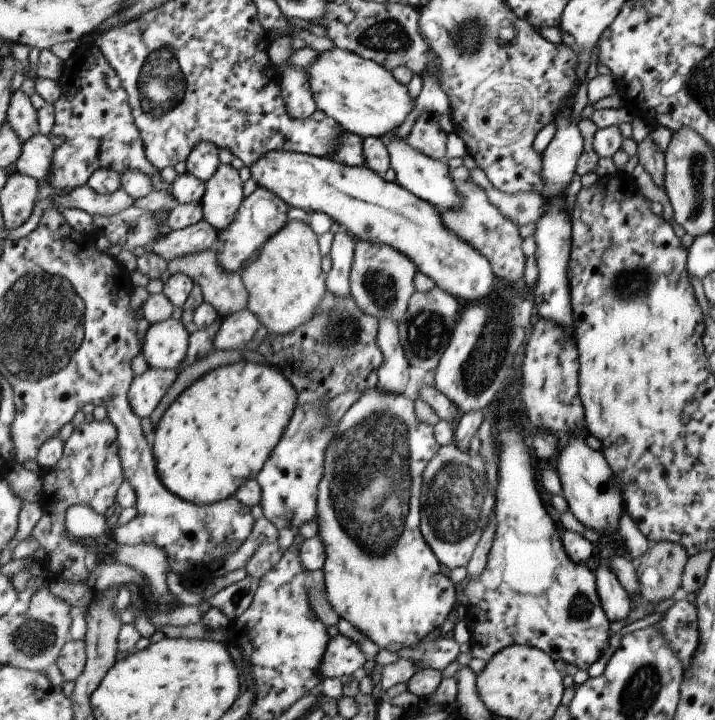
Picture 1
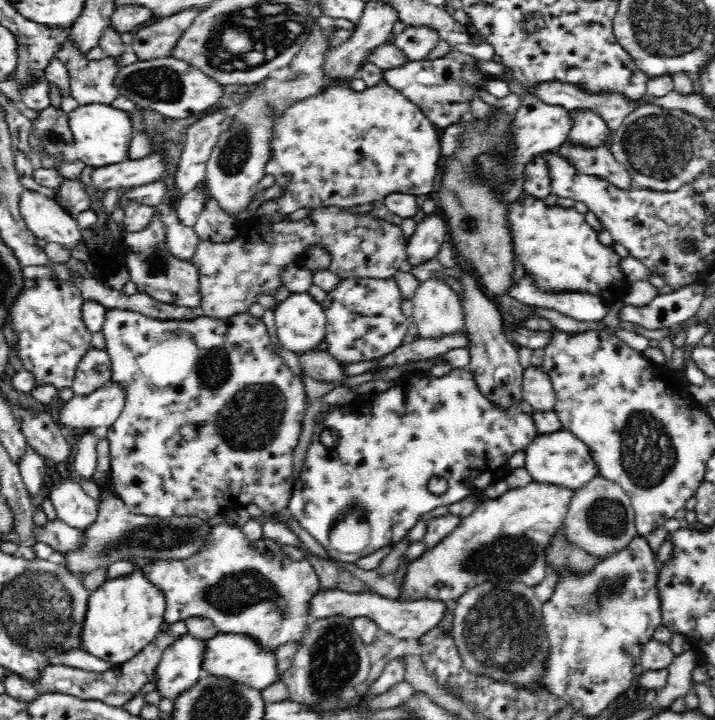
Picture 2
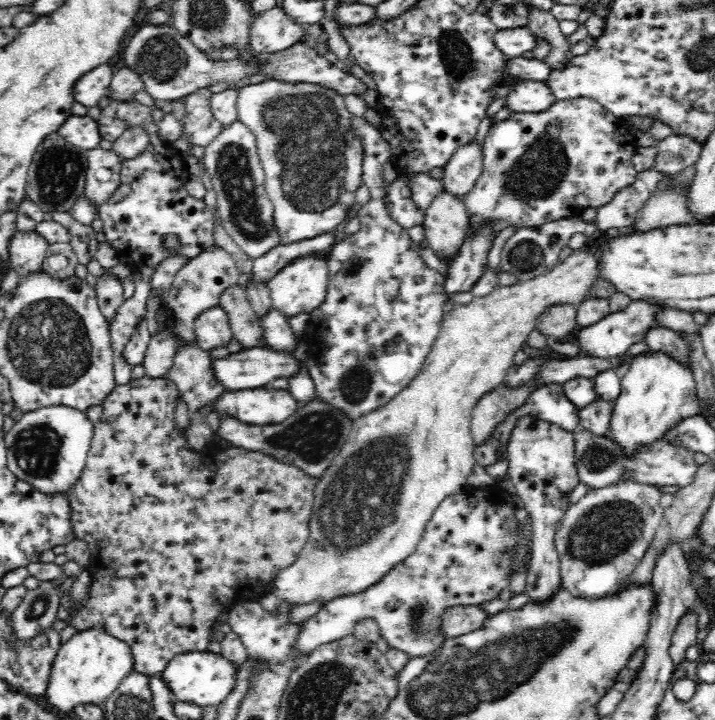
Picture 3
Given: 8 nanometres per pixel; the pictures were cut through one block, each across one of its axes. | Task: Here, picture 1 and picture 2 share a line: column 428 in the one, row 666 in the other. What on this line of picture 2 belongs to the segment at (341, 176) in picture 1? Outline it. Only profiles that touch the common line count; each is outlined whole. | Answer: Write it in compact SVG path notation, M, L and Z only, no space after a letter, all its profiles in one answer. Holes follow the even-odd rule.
M217 632L214 638L205 640L204 643L205 649L201 662L203 674L216 678L227 678L235 684L260 691L277 681L275 653L267 648L261 648L251 638L243 634Z

